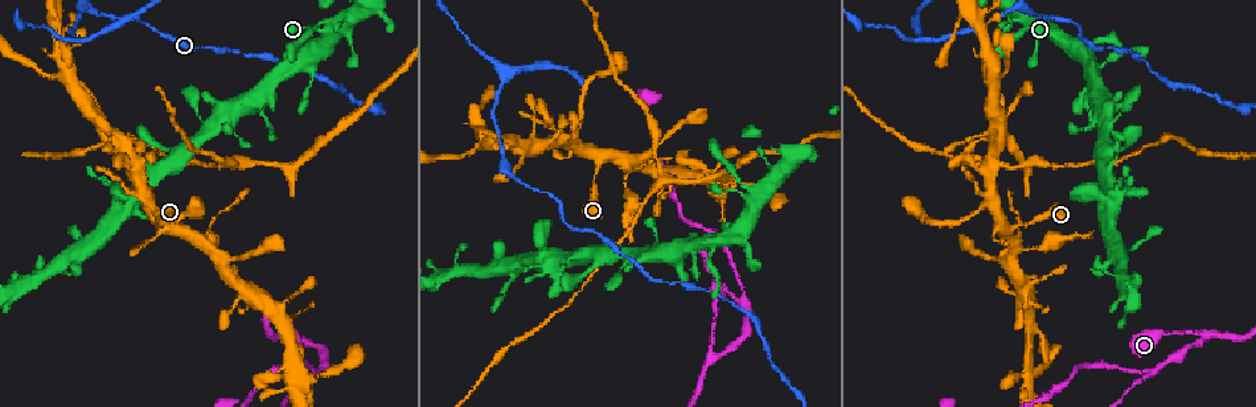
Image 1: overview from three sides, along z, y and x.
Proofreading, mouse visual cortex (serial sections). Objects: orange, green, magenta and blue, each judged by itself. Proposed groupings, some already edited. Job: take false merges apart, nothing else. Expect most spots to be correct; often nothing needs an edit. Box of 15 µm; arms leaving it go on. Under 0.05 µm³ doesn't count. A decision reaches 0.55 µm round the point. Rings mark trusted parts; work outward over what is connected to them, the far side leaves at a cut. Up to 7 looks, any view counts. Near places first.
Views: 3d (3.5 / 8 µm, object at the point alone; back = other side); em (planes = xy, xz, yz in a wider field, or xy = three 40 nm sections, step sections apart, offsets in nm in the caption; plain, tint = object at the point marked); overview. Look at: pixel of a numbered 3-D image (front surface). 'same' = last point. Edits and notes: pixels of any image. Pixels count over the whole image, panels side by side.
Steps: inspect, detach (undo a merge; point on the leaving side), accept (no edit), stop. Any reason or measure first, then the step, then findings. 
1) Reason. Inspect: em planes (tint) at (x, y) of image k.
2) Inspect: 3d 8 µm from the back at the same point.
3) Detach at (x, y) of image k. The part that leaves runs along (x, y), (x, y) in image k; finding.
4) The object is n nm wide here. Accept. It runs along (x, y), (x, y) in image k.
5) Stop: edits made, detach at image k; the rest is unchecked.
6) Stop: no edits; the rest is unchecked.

Inspect: 3d 3.5 µm at (1205, 336) of image 1.

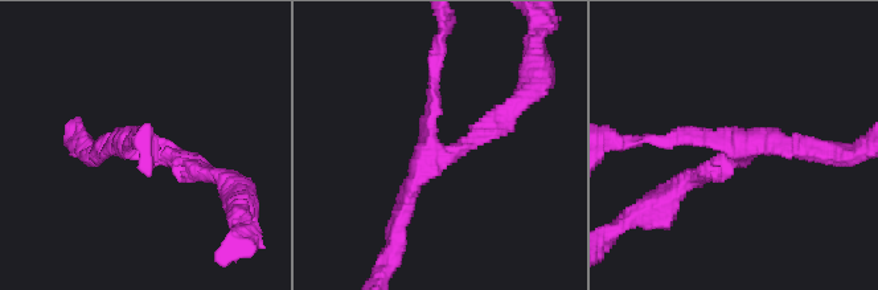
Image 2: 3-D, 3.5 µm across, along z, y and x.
3 arms meet here; the arms are 200, 200, 250 nm wide. Inspect: em xy step 2 (tint) at (437, 153) of image 2.

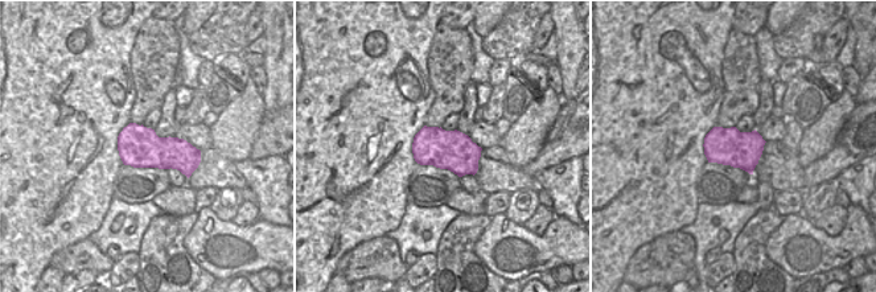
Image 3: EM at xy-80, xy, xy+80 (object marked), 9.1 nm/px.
Inspect: em xy step 1 (tint) at the same point.

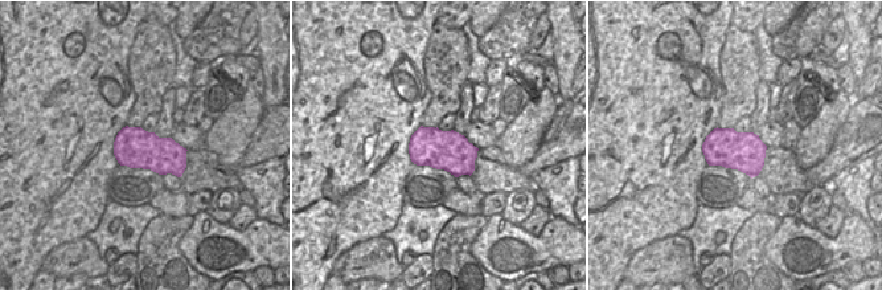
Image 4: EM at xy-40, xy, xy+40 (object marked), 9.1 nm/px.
Accept. It runs along (433, 69), (437, 154), (509, 113) in image 2; one cell here.

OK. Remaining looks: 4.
Three arms meet. Inspect: 3d 3.5 µm at (319, 367) of image 1.

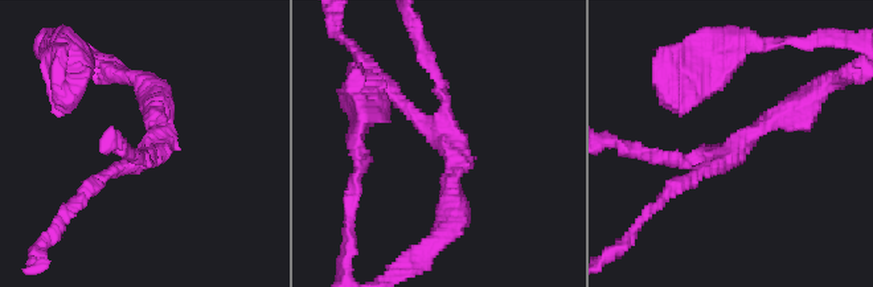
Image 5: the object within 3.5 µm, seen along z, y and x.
3 arms meet here; the arms are 150, 150, 250 nm wide; need the tissue. Inspect: em xy step 5 (tint) at (149, 151) of image 5.

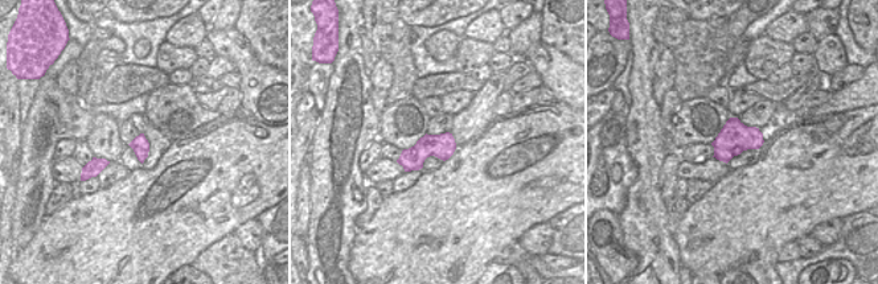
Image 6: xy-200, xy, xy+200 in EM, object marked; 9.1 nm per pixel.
Accept. It runs along (799, 111), (721, 156), (650, 156) in image 5; one cell here.

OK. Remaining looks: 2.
Thick turns thin. Inspect: 3d 3.5 µm from the back at (992, 10) of image 1.

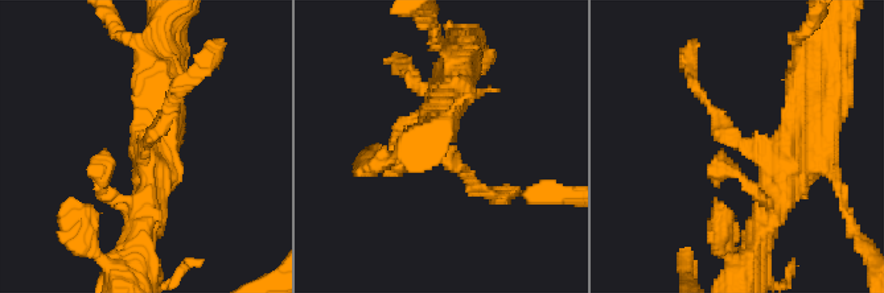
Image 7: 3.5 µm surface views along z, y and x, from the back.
The arms are 150, 400 nm wide. Inspect: em xy step 1 (tint) at (147, 141) of image 7.

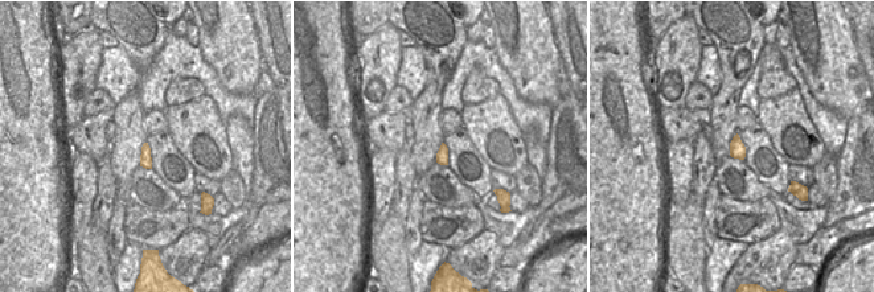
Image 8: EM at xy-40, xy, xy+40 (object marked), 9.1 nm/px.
Accept. It runs along (776, 199), (786, 180), (698, 95) in image 7; all the same cell.

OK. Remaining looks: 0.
Stop: no edits; the rest is unchecked.

